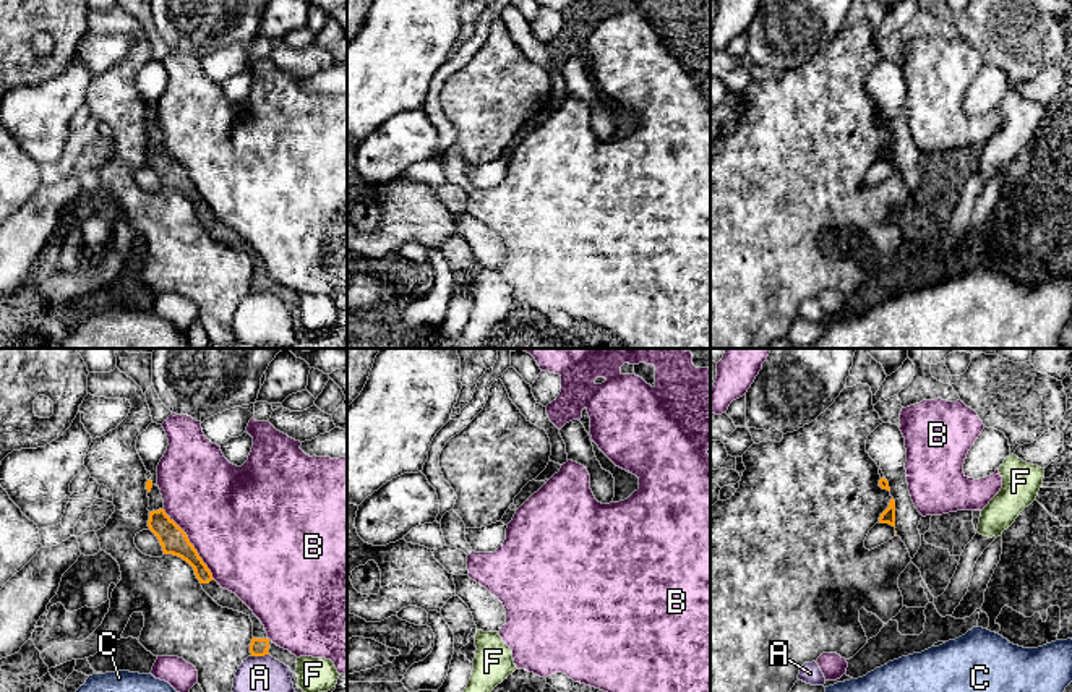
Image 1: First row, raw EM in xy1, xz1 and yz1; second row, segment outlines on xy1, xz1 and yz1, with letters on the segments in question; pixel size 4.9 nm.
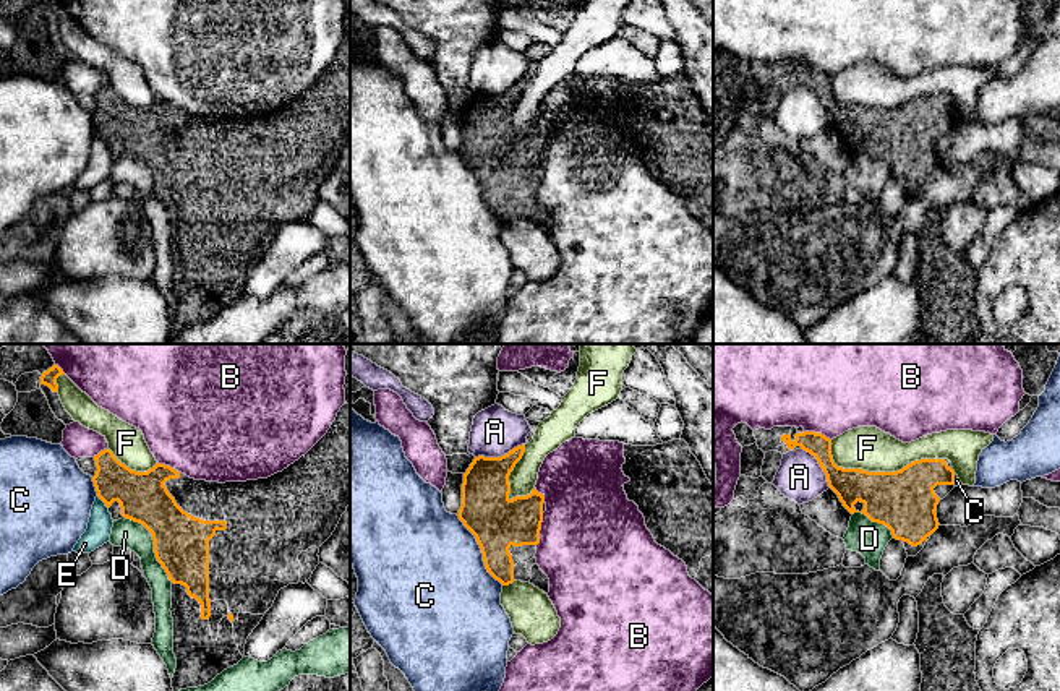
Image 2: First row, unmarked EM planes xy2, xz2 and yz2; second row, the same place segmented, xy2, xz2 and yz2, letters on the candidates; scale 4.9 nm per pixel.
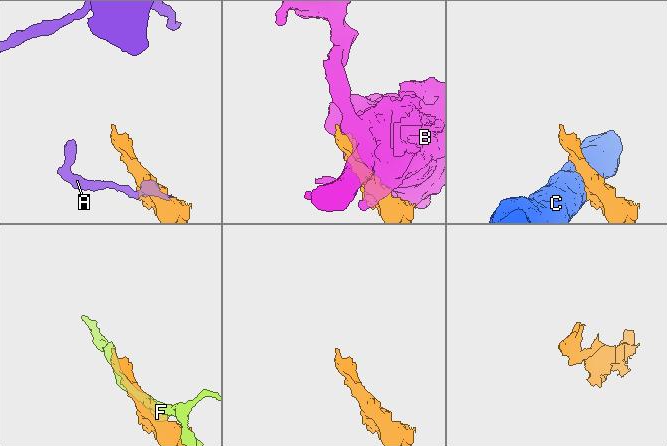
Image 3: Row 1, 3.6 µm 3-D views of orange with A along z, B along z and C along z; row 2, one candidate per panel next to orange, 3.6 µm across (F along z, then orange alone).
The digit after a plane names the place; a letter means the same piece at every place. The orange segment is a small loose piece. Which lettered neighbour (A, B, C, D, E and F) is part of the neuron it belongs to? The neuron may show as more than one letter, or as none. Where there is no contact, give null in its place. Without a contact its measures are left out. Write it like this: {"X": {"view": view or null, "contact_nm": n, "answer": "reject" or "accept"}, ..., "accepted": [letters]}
{"A": {"view": "xz2", "contact_nm": 260, "answer": "reject"}, "B": {"view": "xy1", "contact_nm": 440, "answer": "reject"}, "C": {"view": "xz2", "contact_nm": 420, "answer": "reject"}, "D": {"view": "xy2", "contact_nm": 400, "answer": "reject"}, "E": {"view": "xy2", "contact_nm": 90, "answer": "reject"}, "F": {"view": "yz2", "contact_nm": 600, "answer": "reject"}, "accepted": []}

